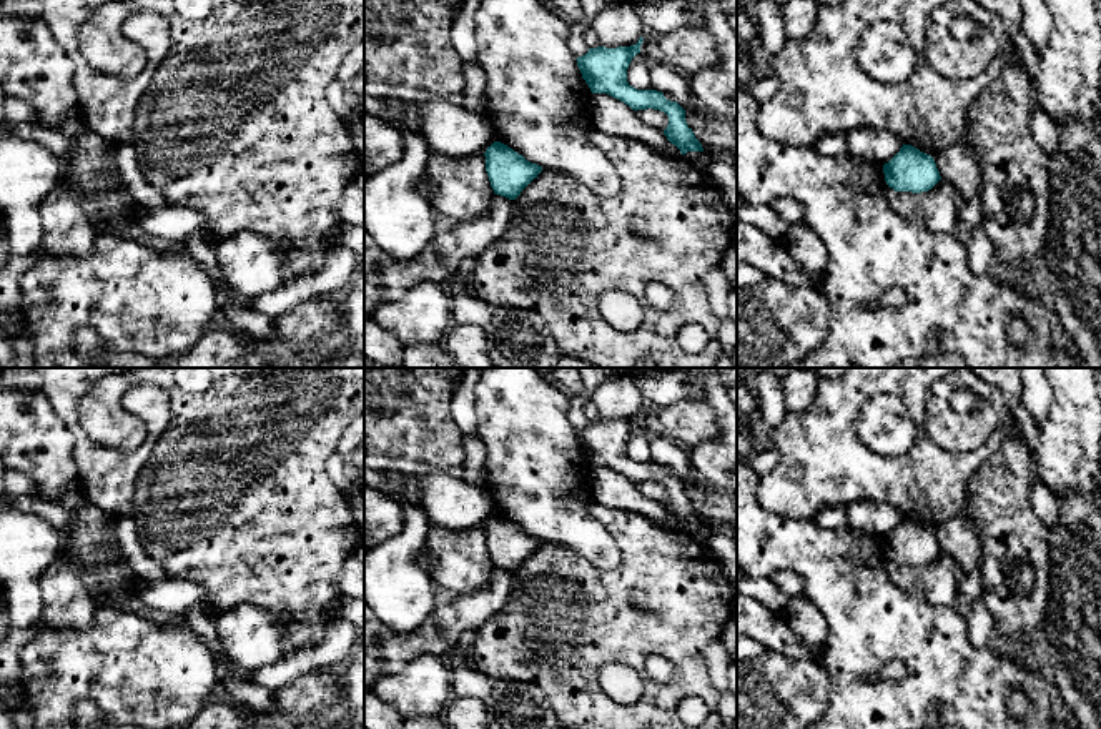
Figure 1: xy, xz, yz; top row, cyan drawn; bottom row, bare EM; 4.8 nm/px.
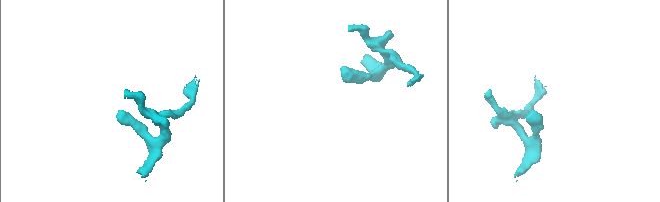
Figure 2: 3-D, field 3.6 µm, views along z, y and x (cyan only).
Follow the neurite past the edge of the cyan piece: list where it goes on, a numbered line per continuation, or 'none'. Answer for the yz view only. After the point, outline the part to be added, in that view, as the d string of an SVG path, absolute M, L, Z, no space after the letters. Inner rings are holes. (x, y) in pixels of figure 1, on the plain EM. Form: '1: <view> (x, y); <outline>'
none

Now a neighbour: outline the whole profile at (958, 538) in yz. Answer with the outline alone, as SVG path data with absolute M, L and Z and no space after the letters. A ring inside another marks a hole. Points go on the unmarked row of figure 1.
M955 516L933 529L940 549L950 556L961 574L980 569L980 536L965 516Z

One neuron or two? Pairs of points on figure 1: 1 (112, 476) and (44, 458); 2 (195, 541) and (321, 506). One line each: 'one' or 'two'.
1: two
2: one

